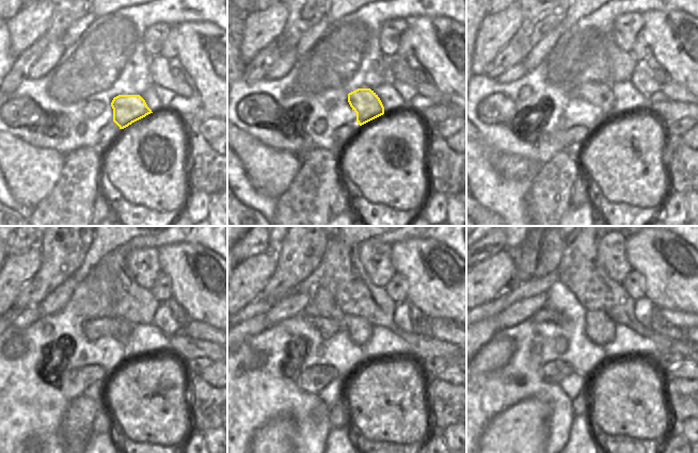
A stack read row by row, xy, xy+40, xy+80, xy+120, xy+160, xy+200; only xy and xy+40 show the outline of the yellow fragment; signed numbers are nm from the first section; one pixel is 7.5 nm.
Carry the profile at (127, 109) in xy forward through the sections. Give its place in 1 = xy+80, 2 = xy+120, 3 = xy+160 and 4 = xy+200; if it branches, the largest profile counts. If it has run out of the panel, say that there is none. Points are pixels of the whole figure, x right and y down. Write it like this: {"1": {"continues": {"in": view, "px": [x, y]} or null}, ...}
{"1": {"continues": {"in": "xy+80", "px": [599, 95]}}, "2": {"continues": {"in": "xy+120", "px": [97, 328]}}, "3": {"continues": {"in": "xy+160", "px": [328, 328]}}, "4": {"continues": {"in": "xy+200", "px": [544, 316]}}}

